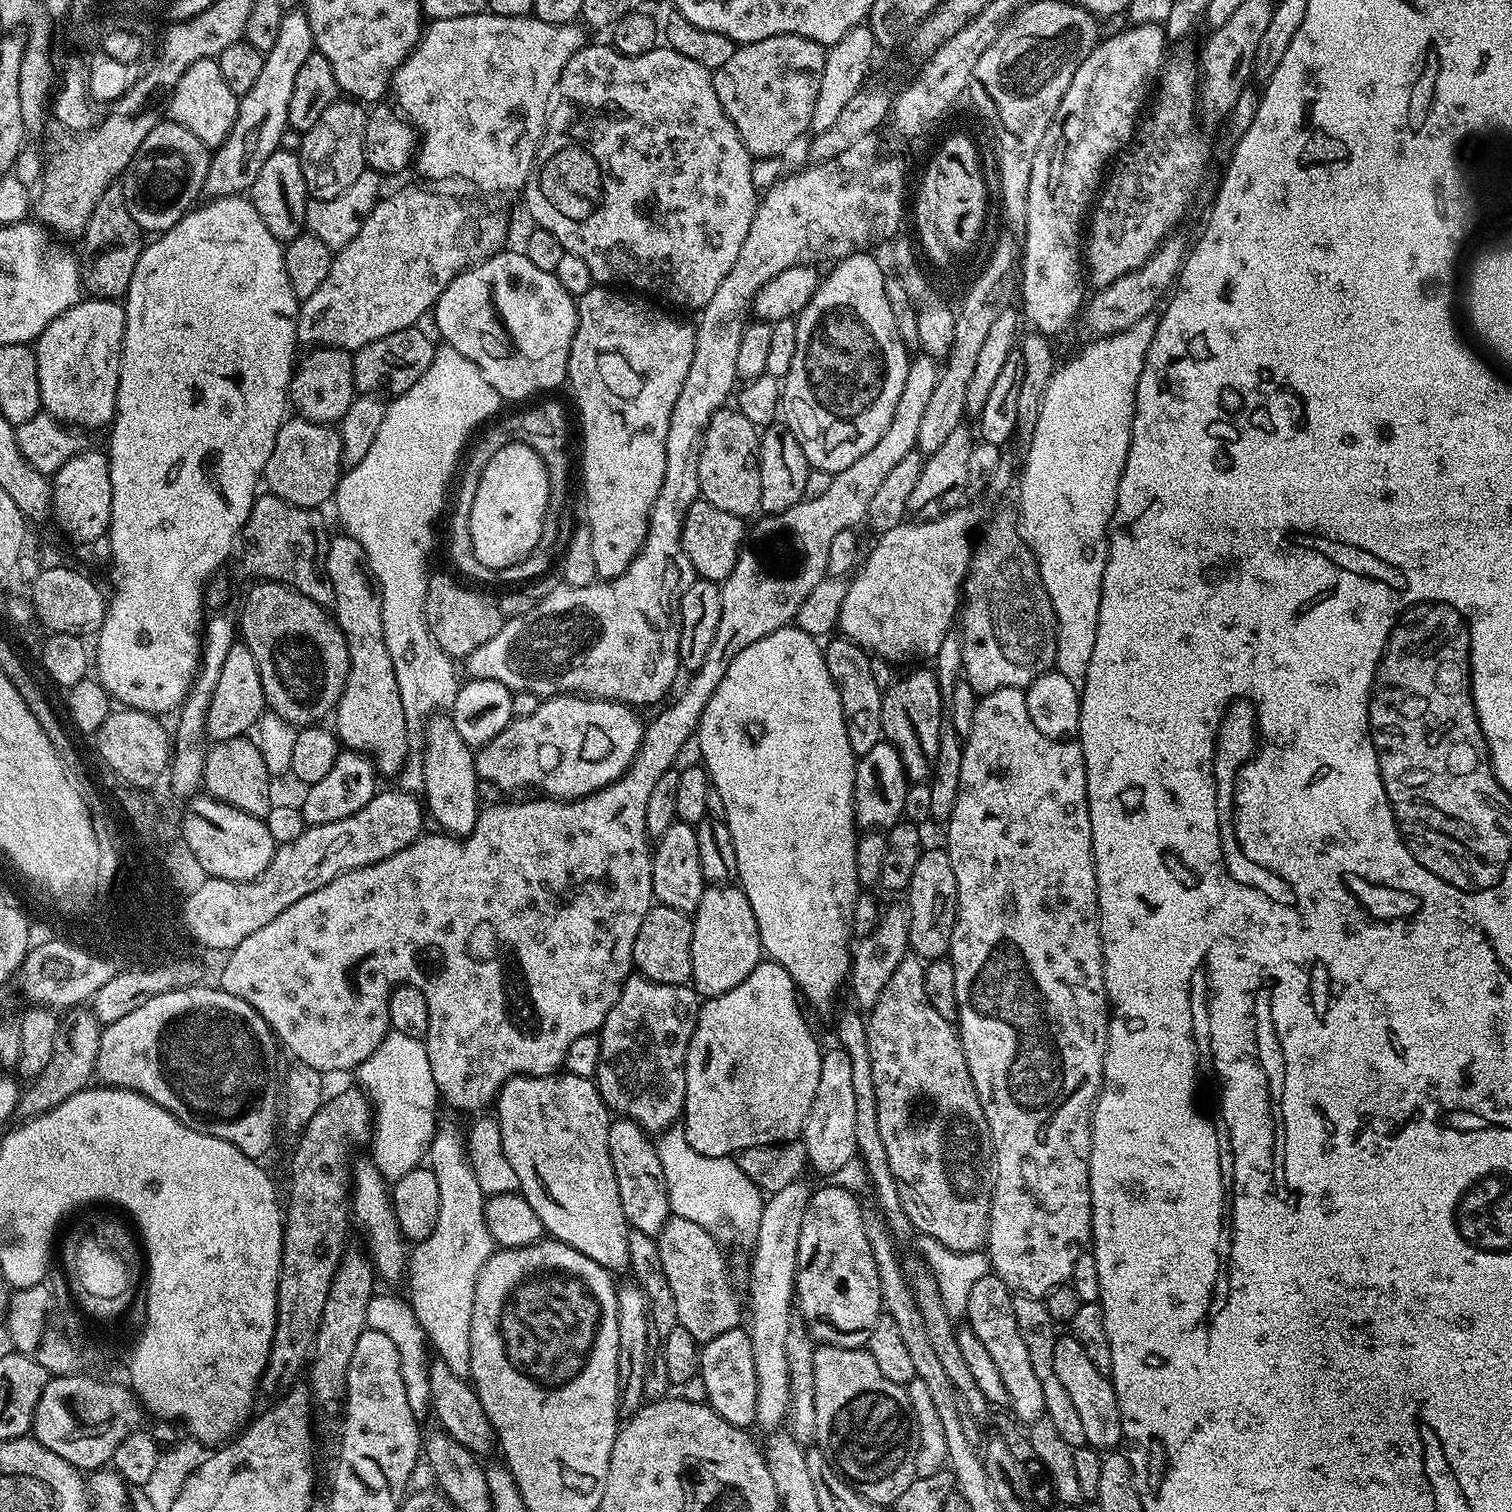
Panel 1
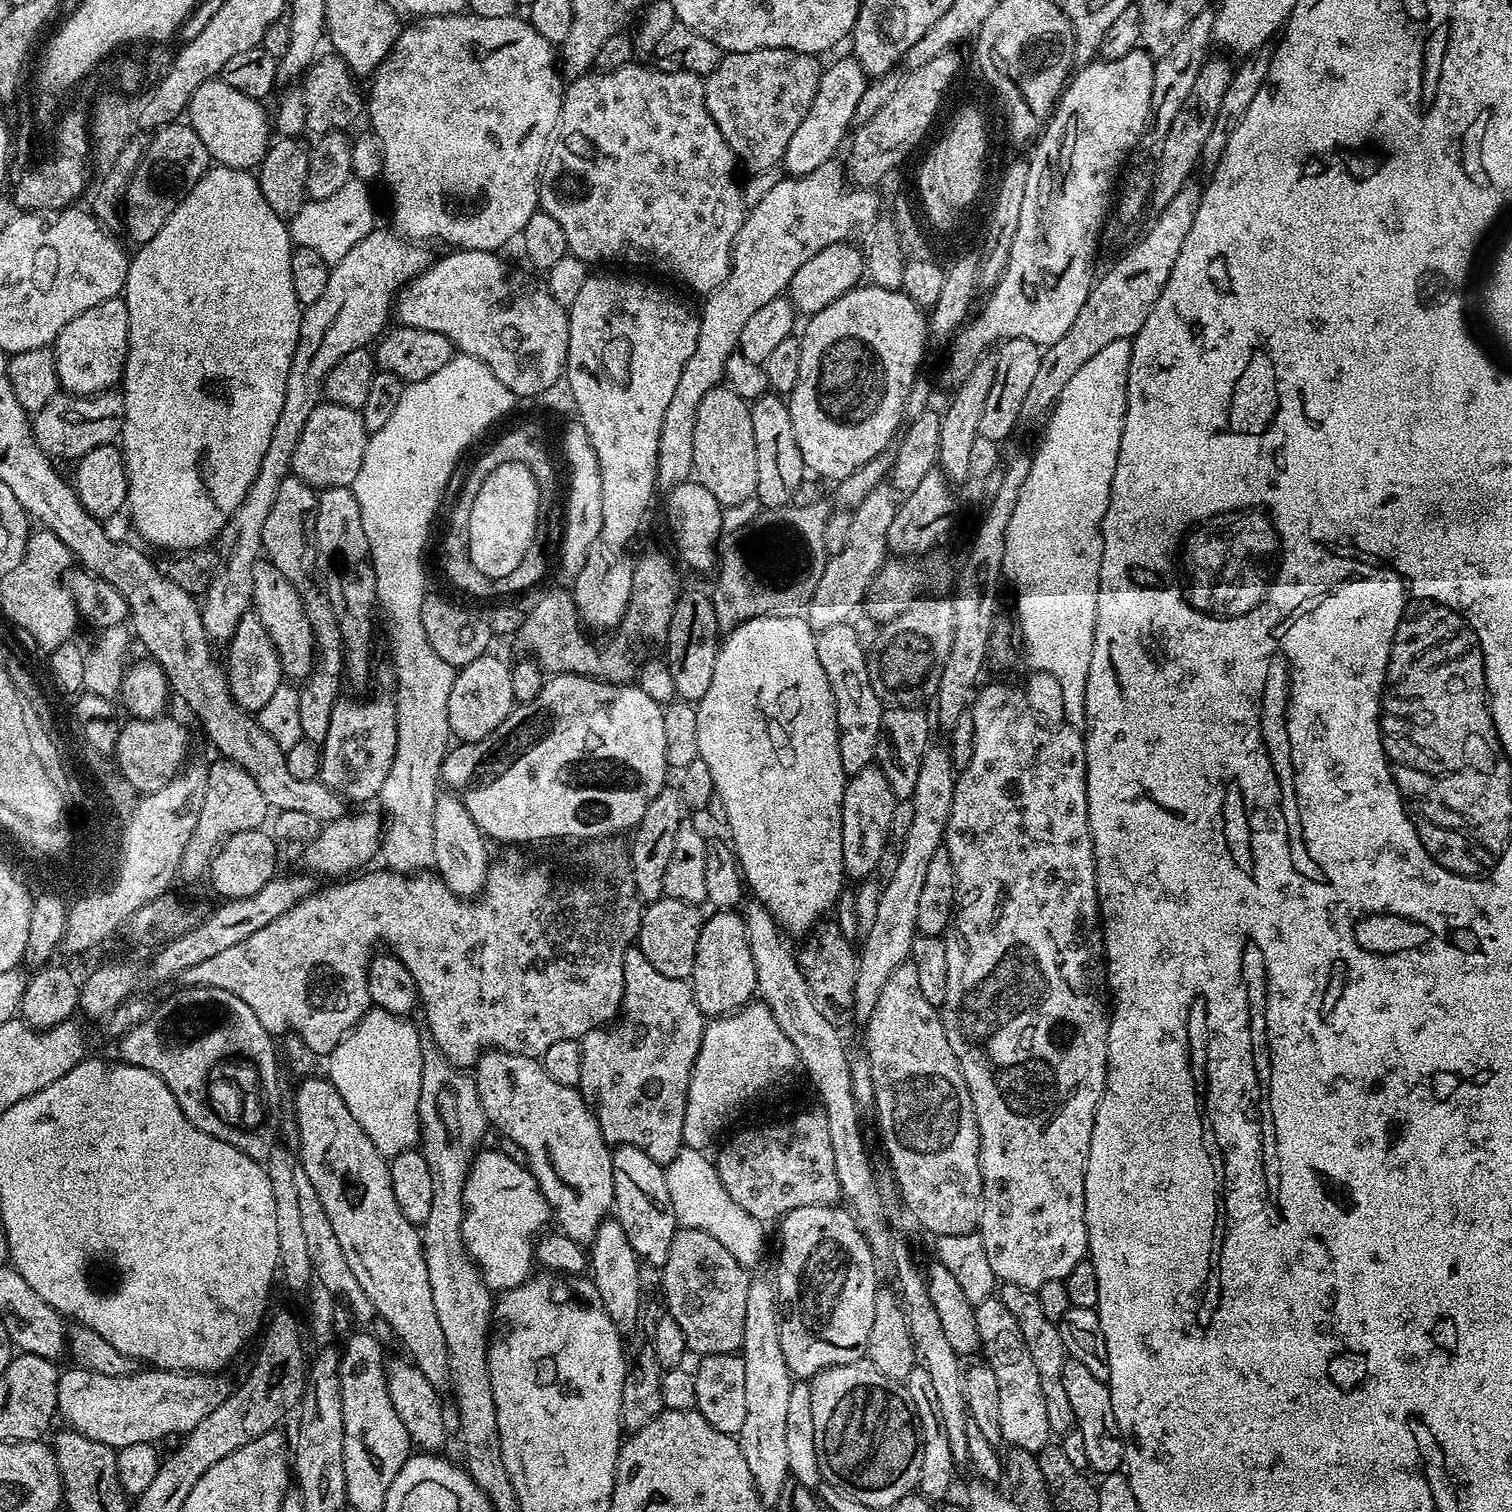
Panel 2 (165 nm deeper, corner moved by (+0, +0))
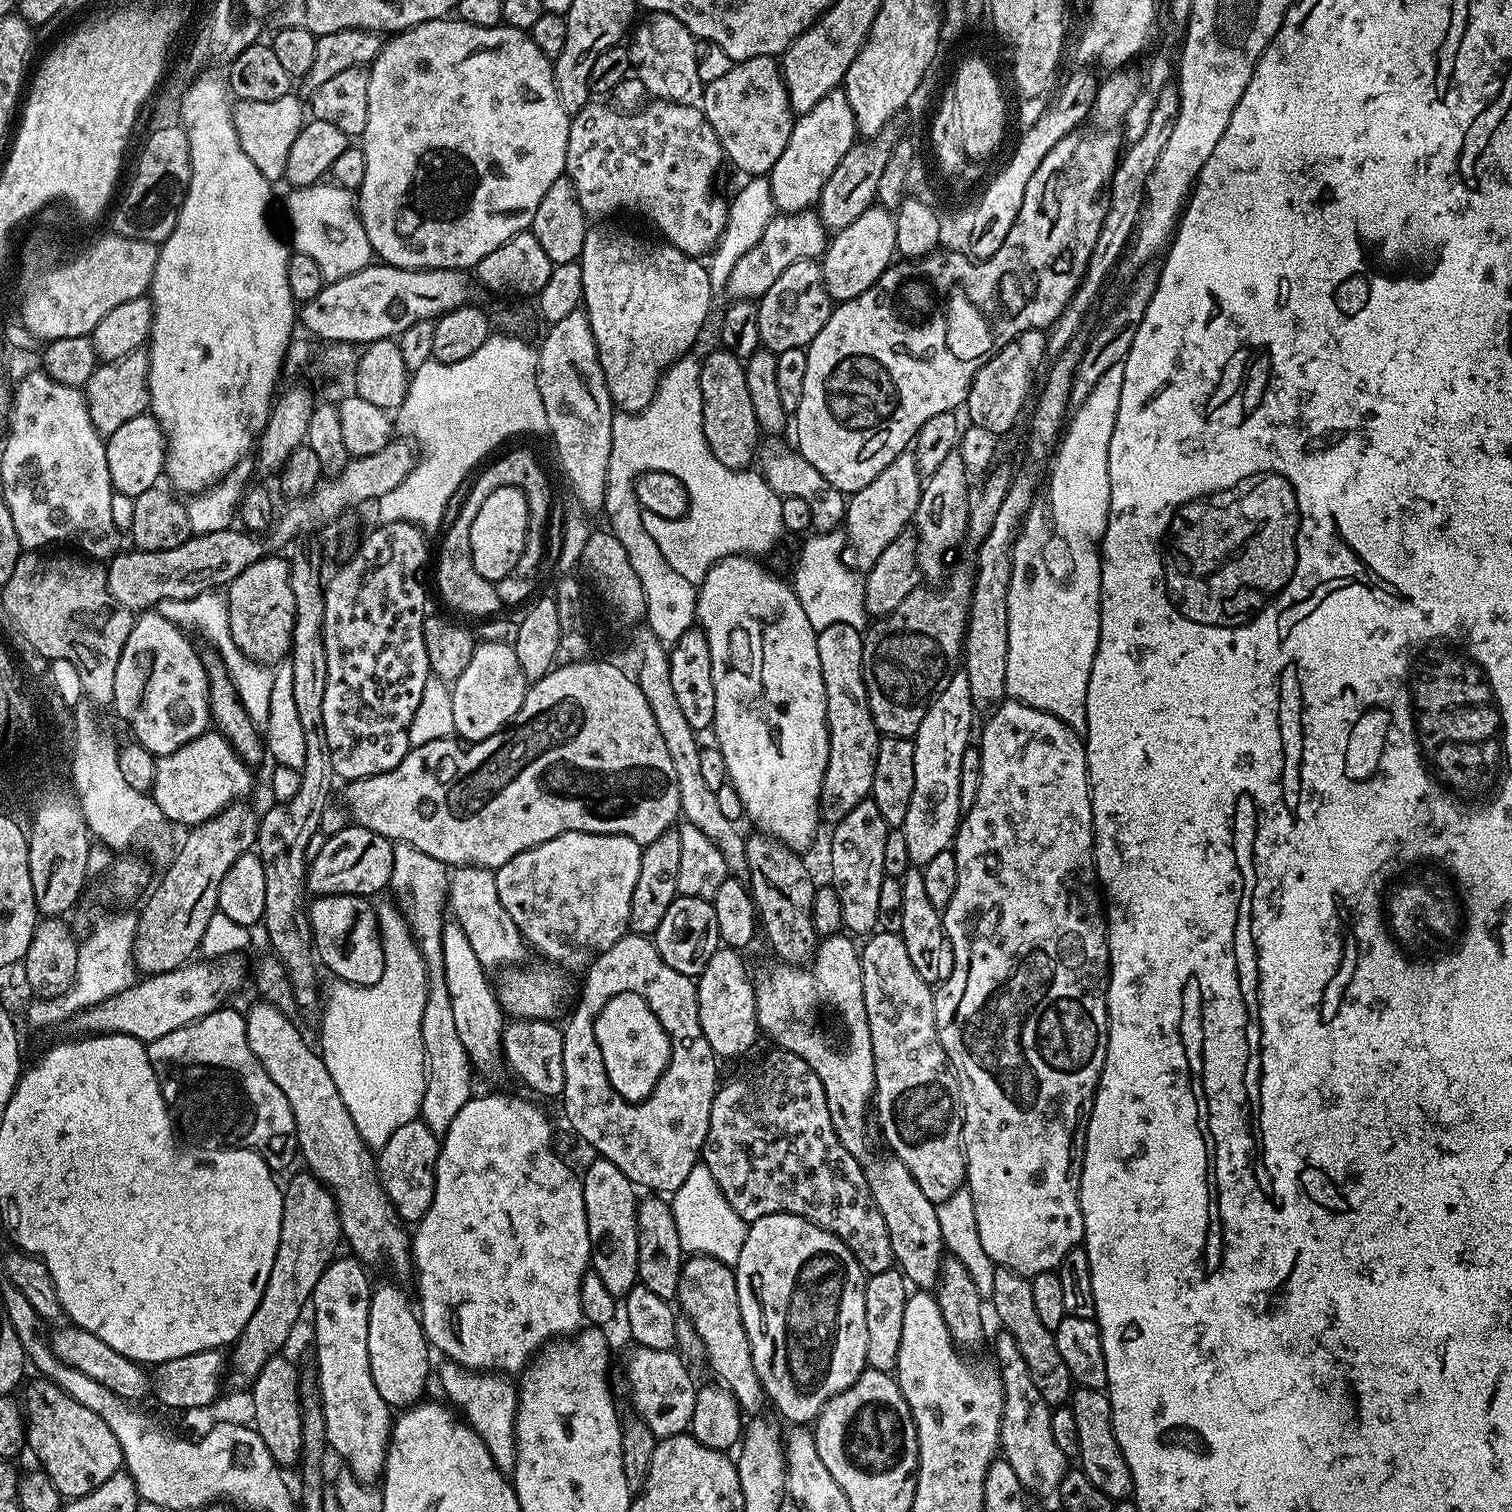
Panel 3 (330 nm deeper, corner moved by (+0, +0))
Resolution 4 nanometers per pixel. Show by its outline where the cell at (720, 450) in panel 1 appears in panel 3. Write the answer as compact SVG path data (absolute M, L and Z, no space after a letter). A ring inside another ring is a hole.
M727 350L719 351L703 357L700 365L704 433L710 450L723 464L744 470L751 465L748 464L751 460L753 463L757 459L758 445L762 440L760 423L756 420L754 406L750 402L750 390L746 386L741 357Z

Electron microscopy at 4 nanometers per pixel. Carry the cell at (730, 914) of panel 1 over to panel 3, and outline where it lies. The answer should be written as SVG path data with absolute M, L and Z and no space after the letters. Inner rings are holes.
M727 946L716 949L715 954L706 962L706 970L698 978L698 1022L702 1022L702 1034L710 1042L710 1050L717 1057L740 1056L752 1048L758 1037L756 1023L756 990L753 977L748 976L748 968L739 951Z

